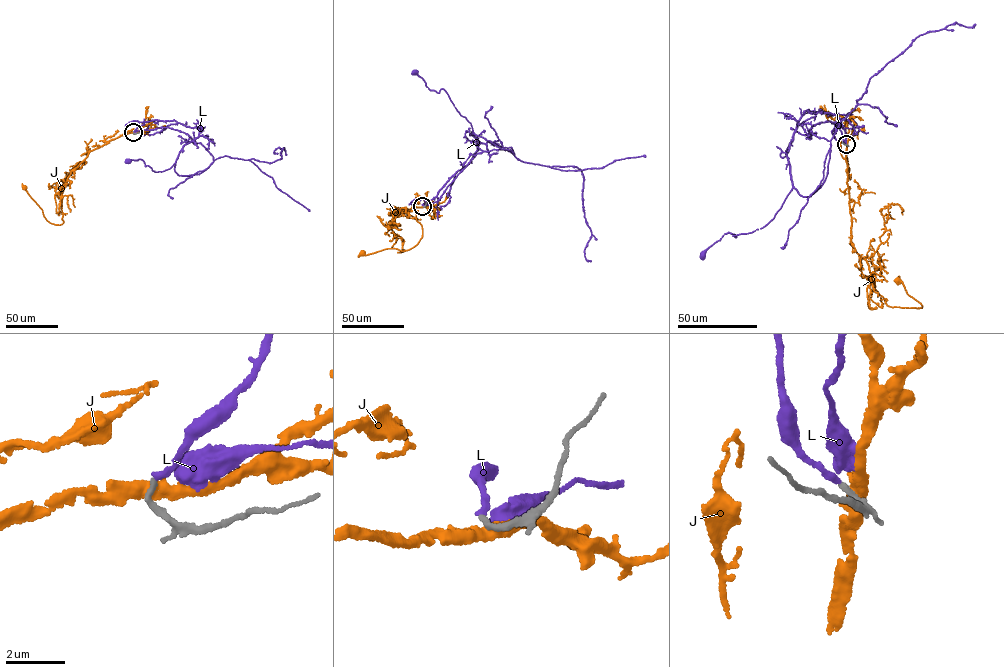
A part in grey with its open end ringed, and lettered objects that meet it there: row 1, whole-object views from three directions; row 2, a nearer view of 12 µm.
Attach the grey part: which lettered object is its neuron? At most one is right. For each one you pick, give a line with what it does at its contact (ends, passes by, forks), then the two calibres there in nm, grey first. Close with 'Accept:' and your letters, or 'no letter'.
L: It passes by. Thickness 200 nm (grey) against 130 nm
Accept: L

